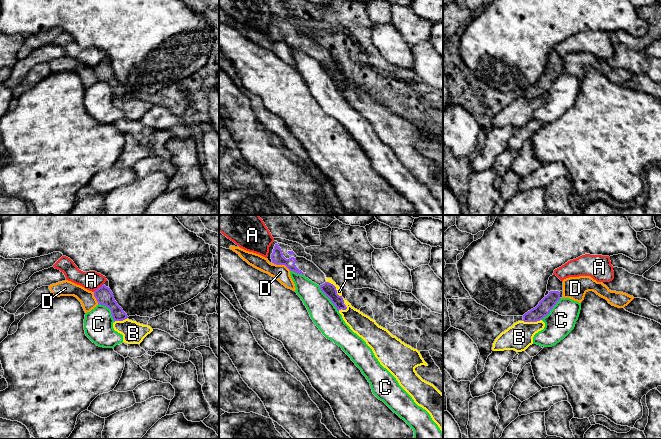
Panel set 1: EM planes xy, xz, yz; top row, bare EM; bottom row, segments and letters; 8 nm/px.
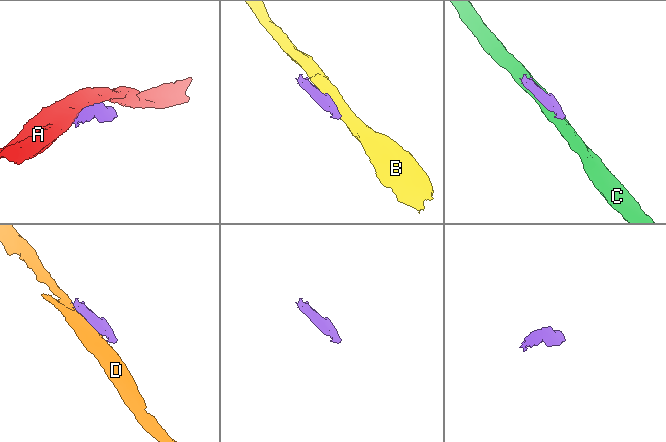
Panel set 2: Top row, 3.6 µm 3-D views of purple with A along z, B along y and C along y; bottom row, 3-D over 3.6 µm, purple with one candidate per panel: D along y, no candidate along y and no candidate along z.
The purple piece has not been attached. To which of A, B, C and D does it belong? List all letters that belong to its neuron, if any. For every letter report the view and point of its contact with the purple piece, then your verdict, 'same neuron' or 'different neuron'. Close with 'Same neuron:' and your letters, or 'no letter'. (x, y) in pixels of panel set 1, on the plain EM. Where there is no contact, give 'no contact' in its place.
A: xy (99, 63) | different neuron
B: xz (337, 70) | different neuron
C: xz (329, 74) | different neuron
D: xz (282, 40) | different neuron
Same neuron: no letter

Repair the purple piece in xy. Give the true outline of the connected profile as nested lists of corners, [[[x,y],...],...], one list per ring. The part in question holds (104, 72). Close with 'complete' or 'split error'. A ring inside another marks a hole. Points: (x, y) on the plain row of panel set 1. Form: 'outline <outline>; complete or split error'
outline [[[104,60],[94,67],[94,73],[96,74],[98,80],[104,81],[111,86],[114,98],[123,97],[128,94],[127,90],[115,77],[110,64],[106,63]]]; complete

